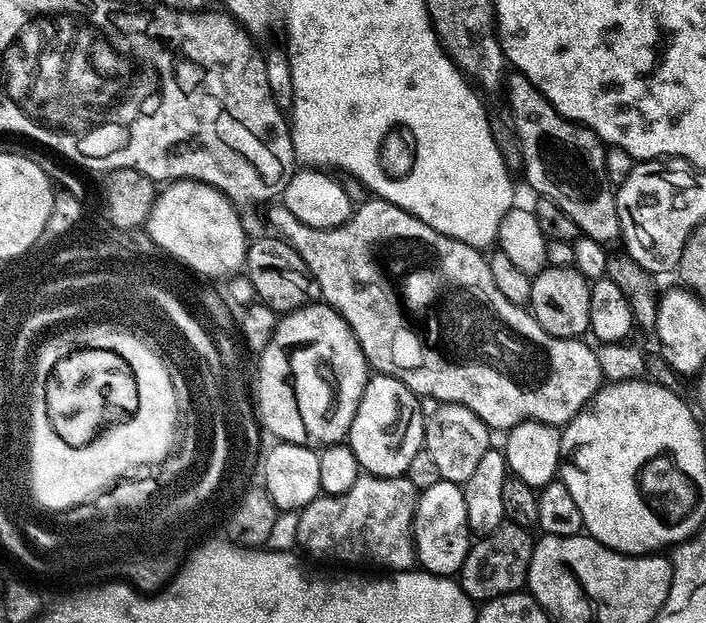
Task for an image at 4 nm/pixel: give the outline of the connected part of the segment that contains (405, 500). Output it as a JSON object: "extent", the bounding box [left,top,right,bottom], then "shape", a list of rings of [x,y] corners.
{"extent":[296,474,418,573],"shape":[[[362,474],[354,482],[354,486],[350,486],[350,490],[346,490],[346,494],[338,494],[337,496],[321,494],[316,497],[314,502],[310,502],[304,508],[299,509],[300,517],[298,518],[298,538],[296,541],[301,549],[304,547],[310,555],[321,556],[324,560],[341,560],[344,564],[373,564],[374,567],[380,568],[376,570],[387,570],[389,573],[407,572],[417,563],[416,543],[412,540],[412,519],[416,509],[417,495],[418,490],[408,481],[407,475],[369,476]]]}

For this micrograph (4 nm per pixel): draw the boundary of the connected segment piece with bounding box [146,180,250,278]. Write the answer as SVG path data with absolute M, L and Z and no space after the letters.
M174 180L159 189L146 230L166 230L168 226L182 224L186 242L198 240L198 256L204 256L204 264L210 264L210 270L216 270L216 278L231 278L243 269L250 243L240 218L237 205L218 189L201 180Z

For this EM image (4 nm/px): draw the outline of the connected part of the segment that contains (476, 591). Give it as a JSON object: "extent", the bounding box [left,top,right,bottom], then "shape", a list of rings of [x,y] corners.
{"extent":[458,523,534,602],"shape":[[[503,523],[498,530],[494,530],[489,536],[481,536],[473,543],[472,548],[466,554],[466,562],[462,562],[458,573],[458,583],[462,591],[473,600],[483,602],[493,600],[502,594],[519,592],[528,583],[528,567],[532,557],[532,546],[534,543],[533,533],[529,529],[517,524]]]}

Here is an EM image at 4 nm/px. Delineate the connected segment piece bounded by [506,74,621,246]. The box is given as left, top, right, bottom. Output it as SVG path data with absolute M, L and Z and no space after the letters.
M512 74L506 80L506 93L508 92L508 106L512 110L510 117L511 127L518 137L519 152L523 156L522 171L528 179L528 184L537 193L537 197L552 200L580 227L585 237L594 239L605 246L611 245L611 240L619 241L620 219L618 218L618 206L616 205L616 188L610 182L606 174L605 145L591 130L583 124L576 124L572 120L566 120L554 110L554 106L541 94L526 77Z

